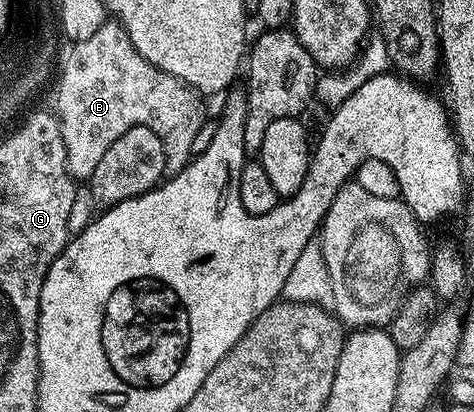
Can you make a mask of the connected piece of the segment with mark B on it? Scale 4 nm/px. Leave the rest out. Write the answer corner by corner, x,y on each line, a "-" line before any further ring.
117,23
102,25
96,35
73,42
71,49
74,50
67,55
66,62
62,65
62,78
58,81
58,109
56,108
56,116
64,135
64,151
70,174
75,179
89,179
92,171
96,171
96,163
100,163
104,151
108,151
108,147
116,143
116,139
120,139
124,131
137,125
148,127
156,131
156,135
160,135
160,143
164,143
167,174
179,173
192,156
192,139
196,139
200,127
208,119
208,113
202,106
203,98
180,79
145,61
140,51
132,47
122,26

